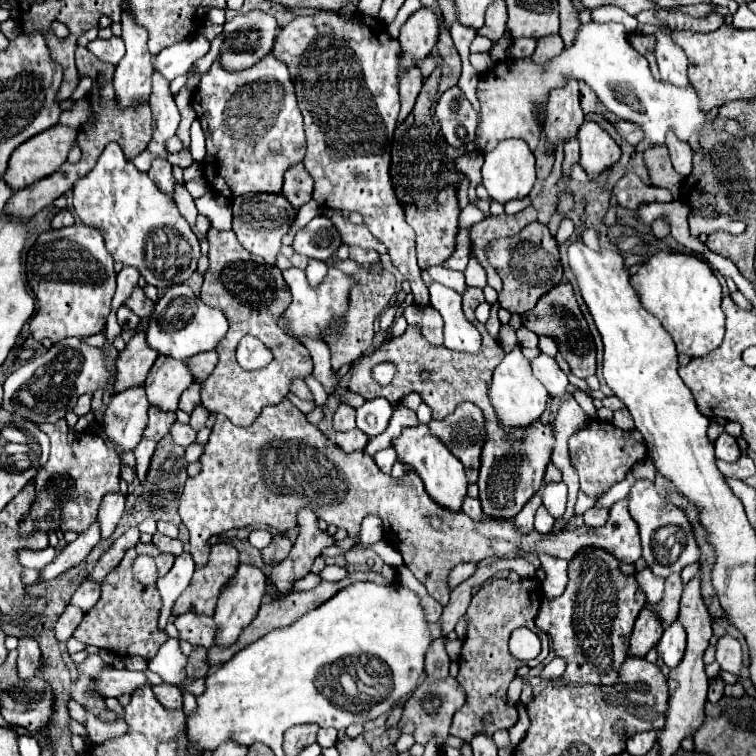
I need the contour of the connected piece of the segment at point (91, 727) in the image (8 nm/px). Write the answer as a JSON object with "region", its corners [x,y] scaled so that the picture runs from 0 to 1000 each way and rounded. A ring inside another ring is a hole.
{"region":[[[114,939],[111,963],[114,963],[114,971],[116,971],[122,984],[130,984],[130,981],[135,981],[140,976],[148,976],[148,974],[156,974],[156,971],[164,968],[161,958],[135,958],[119,939]]]}

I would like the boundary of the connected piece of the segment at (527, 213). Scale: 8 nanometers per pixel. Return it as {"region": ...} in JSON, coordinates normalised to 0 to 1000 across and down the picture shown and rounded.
{"region":[[[698,272],[696,278],[690,278],[680,286],[669,286],[669,283],[648,284],[622,302],[622,328],[630,331],[630,339],[632,339],[635,349],[640,352],[640,357],[646,362],[646,378],[651,378],[656,386],[664,384],[664,370],[656,362],[653,352],[648,352],[648,347],[646,347],[646,325],[648,325],[646,320],[651,320],[656,315],[667,315],[667,312],[683,312],[701,294],[709,294],[706,272]]]}

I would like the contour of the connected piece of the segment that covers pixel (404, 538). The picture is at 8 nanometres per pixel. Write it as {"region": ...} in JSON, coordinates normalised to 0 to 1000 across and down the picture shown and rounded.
{"region":[[[373,529],[365,537],[352,537],[347,548],[325,566],[310,563],[302,553],[294,553],[286,548],[286,558],[278,574],[278,582],[270,593],[270,601],[265,603],[265,624],[257,632],[249,632],[243,640],[243,651],[238,656],[238,685],[246,693],[251,704],[251,733],[257,738],[259,751],[270,751],[275,746],[278,735],[278,709],[286,709],[291,704],[320,698],[320,696],[357,696],[368,704],[378,704],[392,696],[392,677],[394,669],[410,669],[415,680],[429,688],[431,693],[442,693],[452,701],[460,701],[466,714],[471,714],[476,704],[476,690],[487,680],[497,680],[508,690],[508,709],[511,717],[516,717],[534,738],[534,746],[545,754],[553,770],[558,770],[566,780],[566,786],[579,794],[585,802],[593,799],[598,778],[593,775],[593,759],[601,749],[611,743],[635,743],[640,738],[656,735],[669,738],[677,730],[685,733],[728,733],[733,738],[754,741],[770,722],[791,722],[812,733],[820,743],[839,746],[847,735],[847,709],[844,696],[833,685],[833,677],[828,675],[828,661],[820,661],[807,669],[804,690],[794,698],[759,698],[759,701],[738,701],[728,704],[725,709],[714,706],[712,701],[704,701],[701,706],[688,706],[677,688],[659,688],[659,685],[640,685],[635,690],[627,690],[614,677],[598,677],[582,667],[577,667],[561,648],[558,635],[550,624],[537,624],[532,632],[521,635],[513,627],[505,627],[492,606],[484,606],[481,595],[455,601],[444,587],[431,582],[431,577],[413,563],[405,550],[384,532]]]}

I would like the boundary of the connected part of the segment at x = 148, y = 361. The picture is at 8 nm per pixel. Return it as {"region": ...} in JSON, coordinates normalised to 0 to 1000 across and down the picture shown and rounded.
{"region":[[[180,439],[167,455],[167,463],[159,466],[153,476],[151,516],[161,519],[175,511],[188,511],[206,474],[209,466],[193,455],[193,442]]]}

